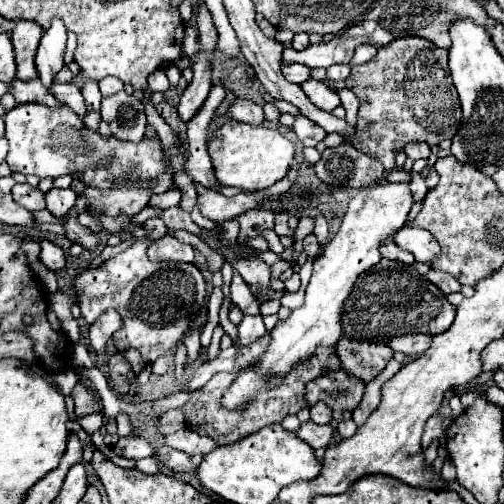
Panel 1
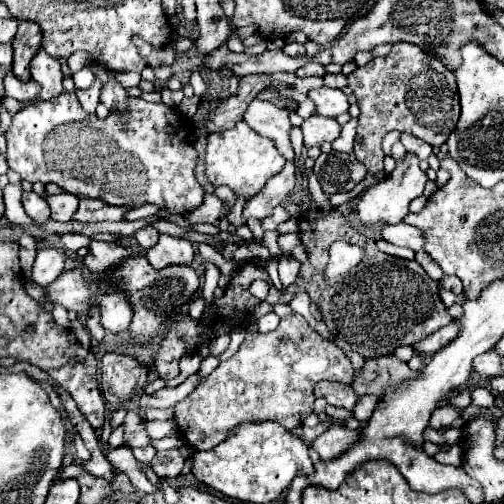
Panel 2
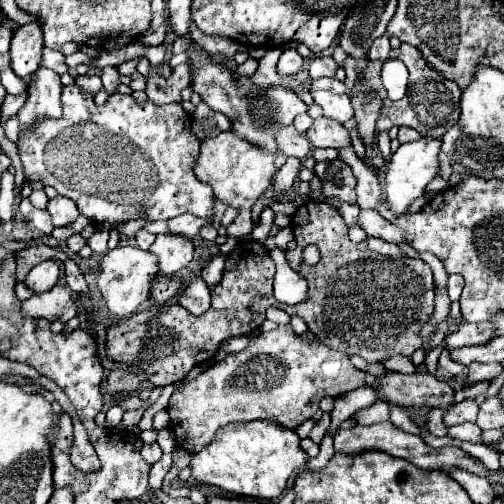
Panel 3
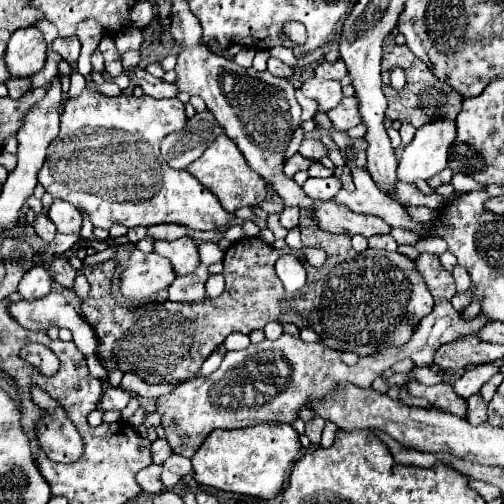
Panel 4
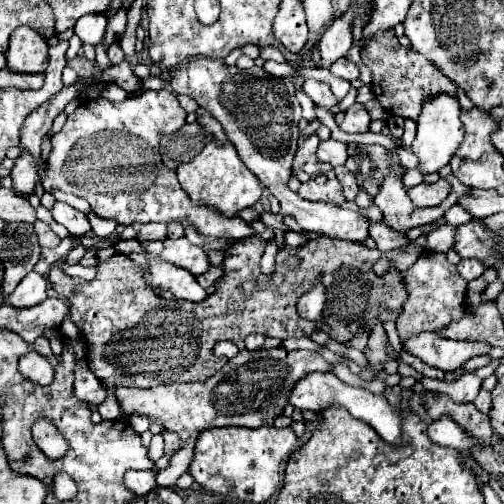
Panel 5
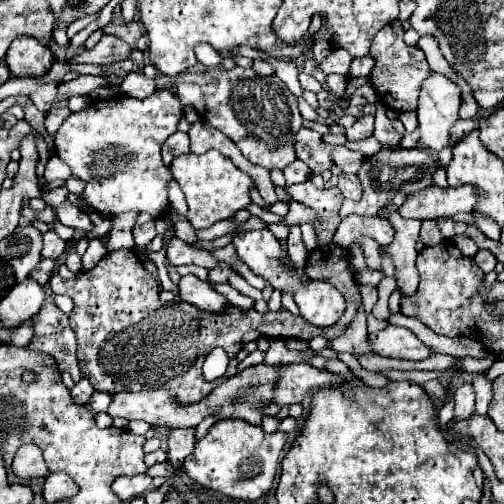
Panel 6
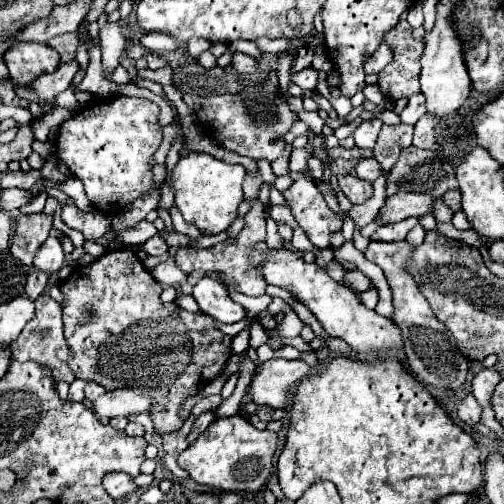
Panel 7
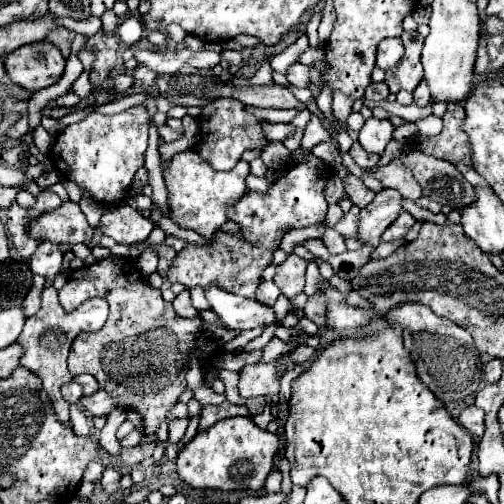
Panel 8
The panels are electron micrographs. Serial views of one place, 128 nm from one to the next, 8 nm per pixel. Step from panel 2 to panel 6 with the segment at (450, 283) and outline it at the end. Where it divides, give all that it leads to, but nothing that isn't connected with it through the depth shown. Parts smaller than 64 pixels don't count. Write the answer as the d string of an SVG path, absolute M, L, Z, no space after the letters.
M480 250L474 258L474 264L482 270L482 272L492 272L494 270L494 266L496 266L496 258L494 258L494 254L492 252L488 252L488 250Z

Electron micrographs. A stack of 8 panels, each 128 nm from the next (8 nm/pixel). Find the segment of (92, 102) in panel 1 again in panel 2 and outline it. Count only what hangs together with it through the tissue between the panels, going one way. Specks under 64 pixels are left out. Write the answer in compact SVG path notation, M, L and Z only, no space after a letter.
M84 67L80 71L72 75L74 84L76 88L79 89L89 88L92 85L95 78L96 76L93 74L90 67Z

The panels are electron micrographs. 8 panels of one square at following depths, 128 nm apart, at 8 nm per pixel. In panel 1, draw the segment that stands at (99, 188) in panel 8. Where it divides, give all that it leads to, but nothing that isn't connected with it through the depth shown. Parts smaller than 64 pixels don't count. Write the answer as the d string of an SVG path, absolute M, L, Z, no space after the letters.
M20 104L4 116L4 122L6 138L10 142L6 162L12 172L20 172L24 176L36 174L40 178L58 178L62 174L80 176L90 168L90 180L84 182L96 188L110 188L114 182L136 178L158 178L154 184L154 194L174 188L172 170L164 168L162 164L160 140L140 140L138 144L132 144L116 138L102 138L98 132L90 132L68 106L50 110L42 104Z

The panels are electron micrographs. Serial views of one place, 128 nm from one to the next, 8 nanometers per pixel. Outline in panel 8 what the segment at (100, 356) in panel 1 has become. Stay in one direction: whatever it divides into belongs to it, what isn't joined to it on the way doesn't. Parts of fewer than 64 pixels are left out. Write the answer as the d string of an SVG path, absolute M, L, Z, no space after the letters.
M216 286L206 288L204 294L206 294L210 308L220 316L220 320L228 328L248 330L256 326L268 326L276 320L272 308L252 298L242 298L242 296L224 292L222 288L216 288Z

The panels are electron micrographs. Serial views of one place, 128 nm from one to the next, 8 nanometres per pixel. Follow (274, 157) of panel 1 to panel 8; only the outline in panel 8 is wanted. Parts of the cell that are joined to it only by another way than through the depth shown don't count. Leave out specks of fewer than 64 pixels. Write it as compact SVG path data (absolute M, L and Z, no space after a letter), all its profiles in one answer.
M186 150L176 154L164 172L166 188L168 188L168 204L172 210L172 220L182 228L194 230L204 238L212 238L222 224L228 222L228 208L240 200L246 192L246 178L250 174L248 162L238 162L232 170L214 170L206 164L196 150Z

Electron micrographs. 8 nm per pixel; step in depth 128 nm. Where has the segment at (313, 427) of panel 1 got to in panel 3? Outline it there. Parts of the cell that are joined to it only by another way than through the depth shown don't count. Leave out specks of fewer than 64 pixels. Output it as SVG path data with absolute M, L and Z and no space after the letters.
M380 422L380 424L372 424L372 426L354 426L350 430L336 430L334 434L334 450L336 452L344 452L348 456L358 456L366 450L380 450L380 452L386 452L390 456L396 456L396 458L404 458L412 464L416 464L418 468L432 468L432 470L438 470L438 468L462 468L462 470L468 470L468 472L474 472L478 476L484 476L486 468L480 460L472 458L470 454L462 452L460 448L454 448L454 446L444 446L444 448L432 448L428 446L420 436L414 436L414 434L408 434L400 428L394 428L392 422Z

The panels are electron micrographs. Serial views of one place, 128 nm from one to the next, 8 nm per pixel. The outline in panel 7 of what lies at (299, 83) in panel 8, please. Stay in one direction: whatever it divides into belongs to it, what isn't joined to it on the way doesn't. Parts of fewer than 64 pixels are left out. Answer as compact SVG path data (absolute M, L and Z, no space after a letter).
M304 68L298 74L292 74L292 82L298 84L304 90L314 90L316 88L316 70L312 68Z

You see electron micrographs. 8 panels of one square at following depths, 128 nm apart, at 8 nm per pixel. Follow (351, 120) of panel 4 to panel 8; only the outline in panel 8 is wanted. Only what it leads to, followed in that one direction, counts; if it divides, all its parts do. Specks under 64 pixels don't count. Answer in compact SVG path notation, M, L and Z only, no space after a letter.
M368 118L366 124L360 130L358 142L366 152L378 152L382 154L386 144L392 138L394 126L388 120L378 120L378 118Z

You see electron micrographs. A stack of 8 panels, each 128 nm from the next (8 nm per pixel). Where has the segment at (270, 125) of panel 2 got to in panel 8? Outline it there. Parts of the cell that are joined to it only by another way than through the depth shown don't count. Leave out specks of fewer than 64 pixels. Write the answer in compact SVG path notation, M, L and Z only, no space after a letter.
M392 160L386 166L376 166L372 170L374 178L378 178L382 182L384 188L394 188L400 194L404 194L404 198L410 200L418 200L420 198L420 186L414 180L412 172L408 168L404 168L404 164L400 160Z

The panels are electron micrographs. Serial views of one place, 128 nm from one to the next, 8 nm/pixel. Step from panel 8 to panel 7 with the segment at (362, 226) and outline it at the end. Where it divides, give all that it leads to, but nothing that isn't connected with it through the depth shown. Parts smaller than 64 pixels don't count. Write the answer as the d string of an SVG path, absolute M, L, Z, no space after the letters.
M398 192L394 194L380 210L378 218L384 224L400 222L406 218L422 218L426 214L434 214L434 202L440 200L428 194L412 194L412 192Z

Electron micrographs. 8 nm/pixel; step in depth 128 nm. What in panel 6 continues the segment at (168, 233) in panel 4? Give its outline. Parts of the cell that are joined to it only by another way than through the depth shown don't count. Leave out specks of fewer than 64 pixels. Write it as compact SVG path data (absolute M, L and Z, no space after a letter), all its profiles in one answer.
M150 220L150 222L134 228L134 242L136 242L136 246L146 246L154 236L156 236L154 220Z

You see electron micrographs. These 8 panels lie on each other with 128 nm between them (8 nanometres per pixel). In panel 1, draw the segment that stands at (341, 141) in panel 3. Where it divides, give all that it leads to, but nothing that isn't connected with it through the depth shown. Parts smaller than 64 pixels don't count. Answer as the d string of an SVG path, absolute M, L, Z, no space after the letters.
M298 114L298 116L294 118L292 130L294 130L296 138L298 138L304 146L316 146L316 144L326 136L326 132L324 132L316 122L304 118L302 114Z

